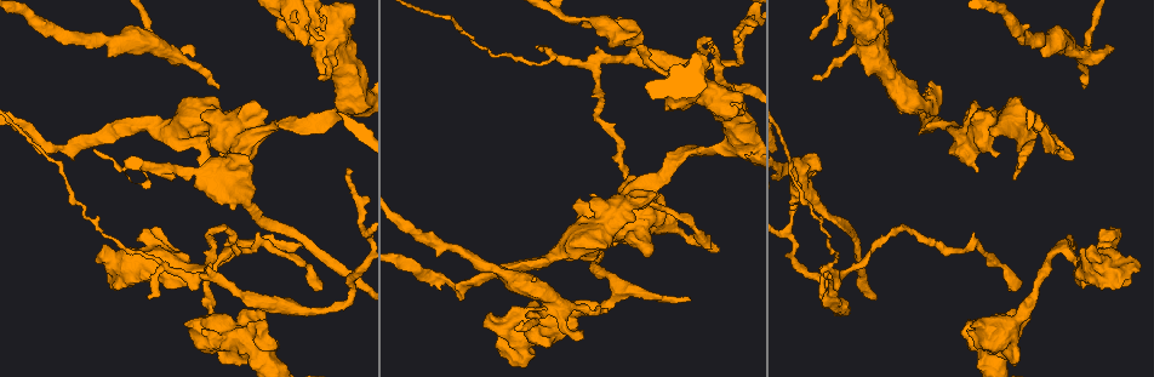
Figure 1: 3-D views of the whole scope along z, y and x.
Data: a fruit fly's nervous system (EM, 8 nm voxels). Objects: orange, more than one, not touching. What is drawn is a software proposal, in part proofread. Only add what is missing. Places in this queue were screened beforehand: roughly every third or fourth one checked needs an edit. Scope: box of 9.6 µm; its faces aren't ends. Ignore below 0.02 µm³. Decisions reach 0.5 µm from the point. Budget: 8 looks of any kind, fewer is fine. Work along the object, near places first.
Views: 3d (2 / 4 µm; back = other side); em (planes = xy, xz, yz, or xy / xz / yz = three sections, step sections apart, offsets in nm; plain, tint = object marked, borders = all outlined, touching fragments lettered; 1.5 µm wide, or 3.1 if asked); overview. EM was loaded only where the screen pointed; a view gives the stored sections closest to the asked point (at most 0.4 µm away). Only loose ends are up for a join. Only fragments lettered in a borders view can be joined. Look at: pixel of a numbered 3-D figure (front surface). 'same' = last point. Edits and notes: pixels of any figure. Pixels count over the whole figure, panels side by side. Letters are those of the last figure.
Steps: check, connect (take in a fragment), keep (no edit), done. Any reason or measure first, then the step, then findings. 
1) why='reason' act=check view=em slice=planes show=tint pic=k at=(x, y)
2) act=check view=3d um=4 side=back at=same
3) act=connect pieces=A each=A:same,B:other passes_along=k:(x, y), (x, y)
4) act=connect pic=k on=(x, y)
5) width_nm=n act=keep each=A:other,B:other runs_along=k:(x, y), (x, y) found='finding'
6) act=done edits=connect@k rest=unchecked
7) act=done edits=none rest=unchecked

why='tapers out' act=check view=3d um=2 pic=1 at=(219, 86)

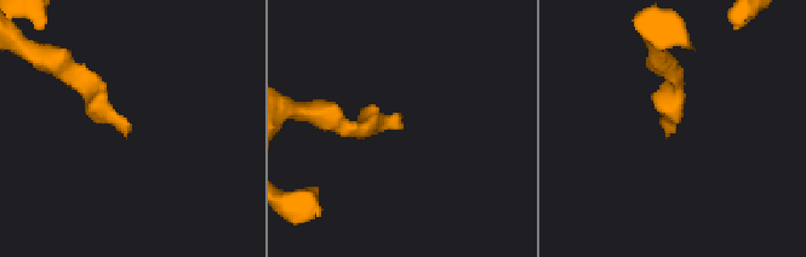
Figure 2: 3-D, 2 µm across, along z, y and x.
why='need the tissue' act=check view=em slice=xz step=4 show=tint pic=2 at=(127, 131)

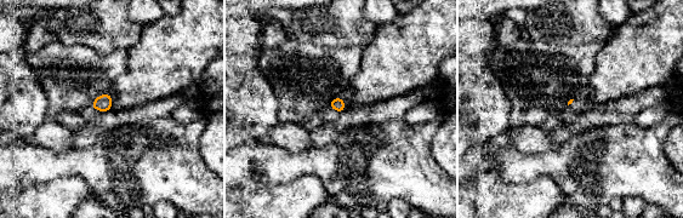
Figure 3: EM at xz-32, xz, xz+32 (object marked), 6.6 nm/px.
why='see the neighbours' act=check view=em slice=xz step=4 show=borders at=same

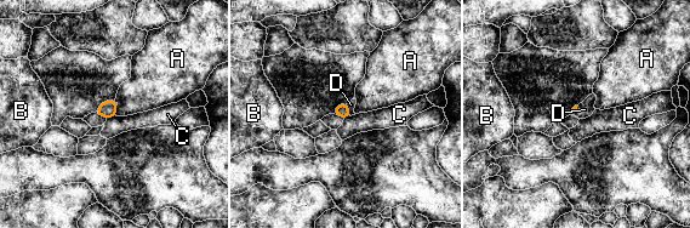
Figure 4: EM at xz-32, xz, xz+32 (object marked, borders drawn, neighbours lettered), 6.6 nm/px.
act=connect pieces=D each=A:other,B:other,C:other,D:same found='it goes on there'

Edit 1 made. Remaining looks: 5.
act=check view=em slice=planes show=borders pic=1 at=(461, 301)

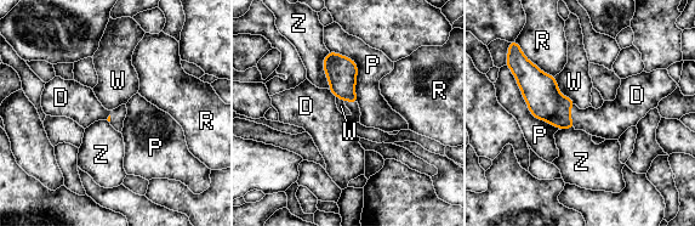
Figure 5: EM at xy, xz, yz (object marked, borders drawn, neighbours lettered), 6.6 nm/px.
act=connect pieces=D each=D:same,P:other,R:other,W:other,Z:other passes_along=5:(541, 92), (570, 117), (607, 122) found='the neuron continues'

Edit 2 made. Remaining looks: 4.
act=check view=overview

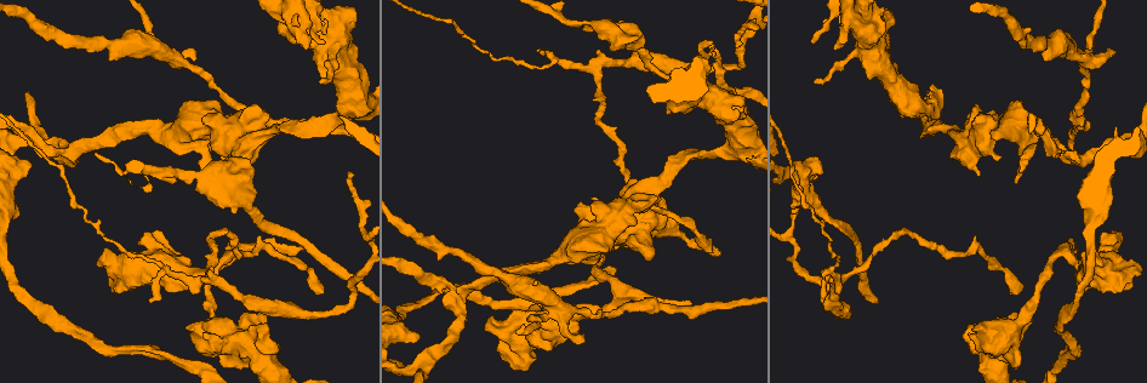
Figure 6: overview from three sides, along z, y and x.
why='branch stops here' act=check view=em slice=xy step=4 show=tint pic=6 at=(689, 302)

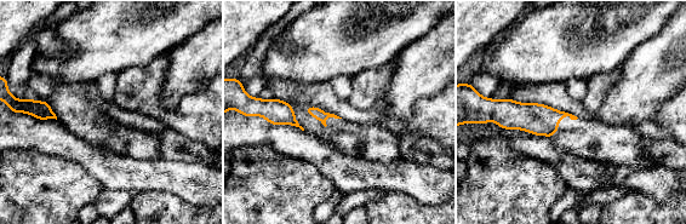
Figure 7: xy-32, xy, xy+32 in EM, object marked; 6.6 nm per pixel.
act=check view=em slice=xy step=4 show=borders at=same

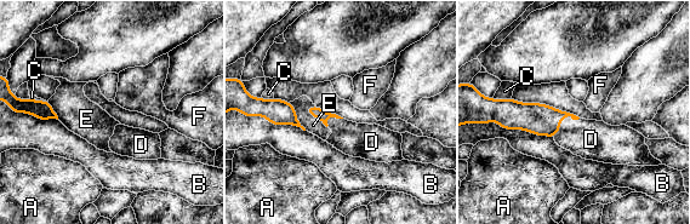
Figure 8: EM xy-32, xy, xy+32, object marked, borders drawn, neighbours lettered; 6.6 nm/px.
act=connect pieces=D each=A:other,B:other,C:other,D:same,E:other,F:other found='it goes on there'

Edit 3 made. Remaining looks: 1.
act=done edits=connect@4,connect@5,connect@8 rest=unchecked

